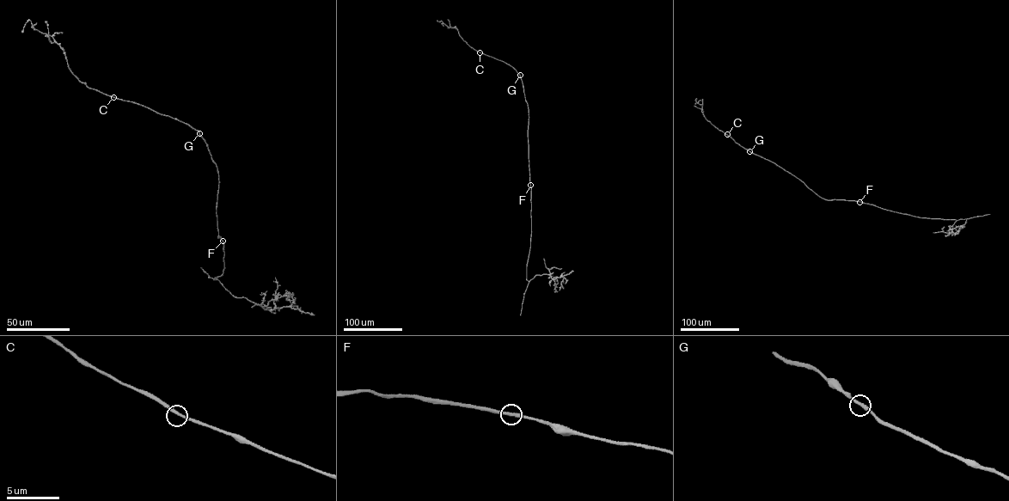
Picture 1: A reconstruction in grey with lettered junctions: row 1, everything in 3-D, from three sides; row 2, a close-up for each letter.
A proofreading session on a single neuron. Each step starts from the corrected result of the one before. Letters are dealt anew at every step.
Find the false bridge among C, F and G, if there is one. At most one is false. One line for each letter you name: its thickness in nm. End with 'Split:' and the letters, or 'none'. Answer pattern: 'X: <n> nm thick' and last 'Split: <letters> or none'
Split: none

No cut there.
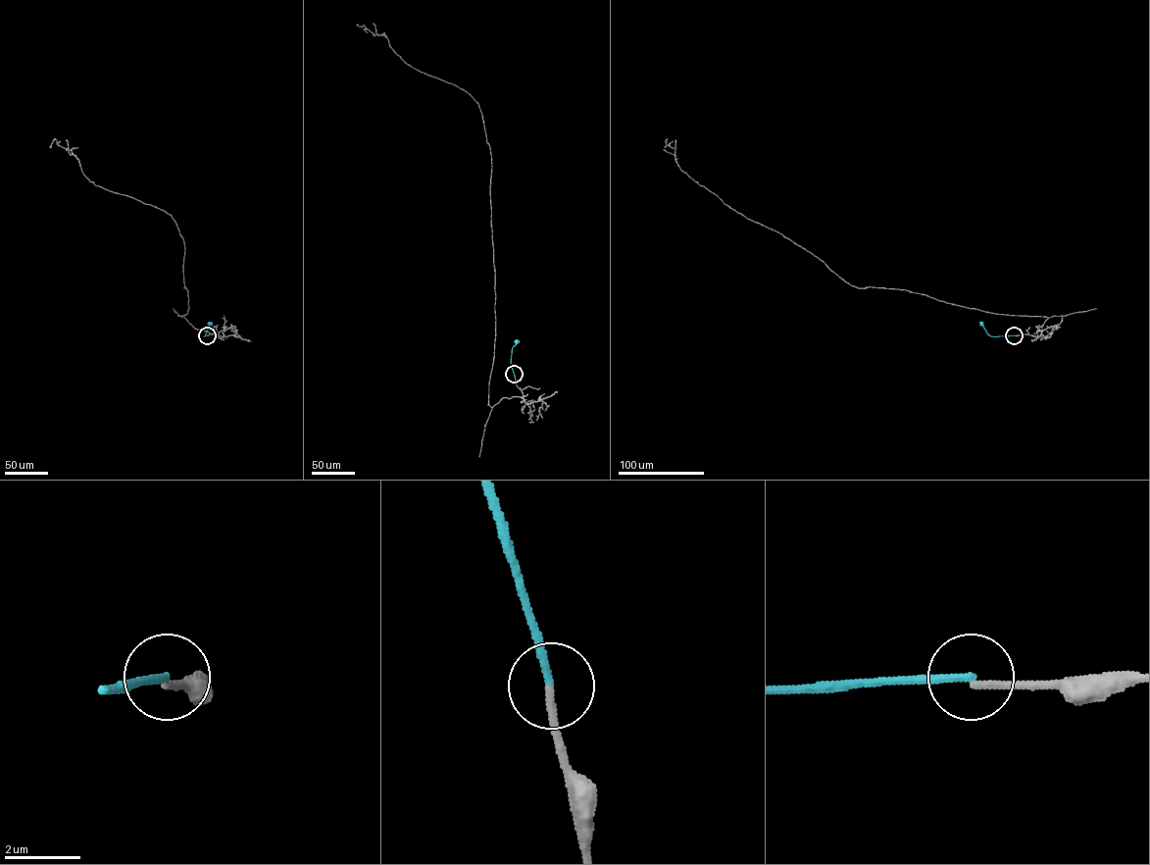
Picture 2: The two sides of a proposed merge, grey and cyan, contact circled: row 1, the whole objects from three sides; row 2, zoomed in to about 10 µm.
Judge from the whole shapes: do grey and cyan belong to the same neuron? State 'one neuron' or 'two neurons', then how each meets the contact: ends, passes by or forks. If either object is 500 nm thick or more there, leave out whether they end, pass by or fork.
two neurons; grey ends; cyan ends

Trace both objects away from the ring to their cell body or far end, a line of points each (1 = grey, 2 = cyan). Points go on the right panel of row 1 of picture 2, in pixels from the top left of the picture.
1: (1014, 335), (1037, 337), (1047, 317), (850, 285), (811, 253), (724, 204), (680, 169), (667, 139), (665, 147)
2: (1014, 335), (989, 335), (981, 323)

